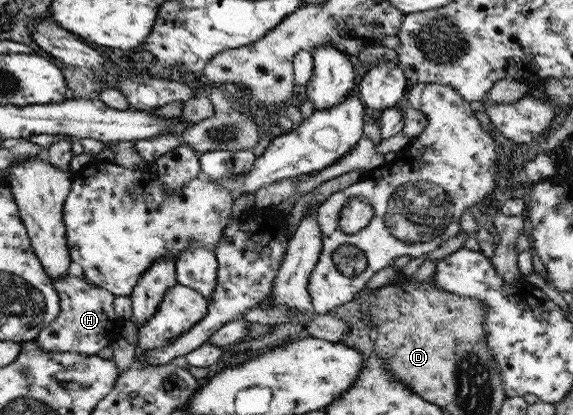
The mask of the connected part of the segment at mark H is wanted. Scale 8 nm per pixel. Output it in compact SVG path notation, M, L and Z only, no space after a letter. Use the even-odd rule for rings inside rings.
M70 274L58 277L52 284L58 295L59 311L57 317L41 329L34 339L42 350L96 355L97 351L121 336L121 327L125 320L115 315L115 296L112 293L93 284L89 285L83 279Z

